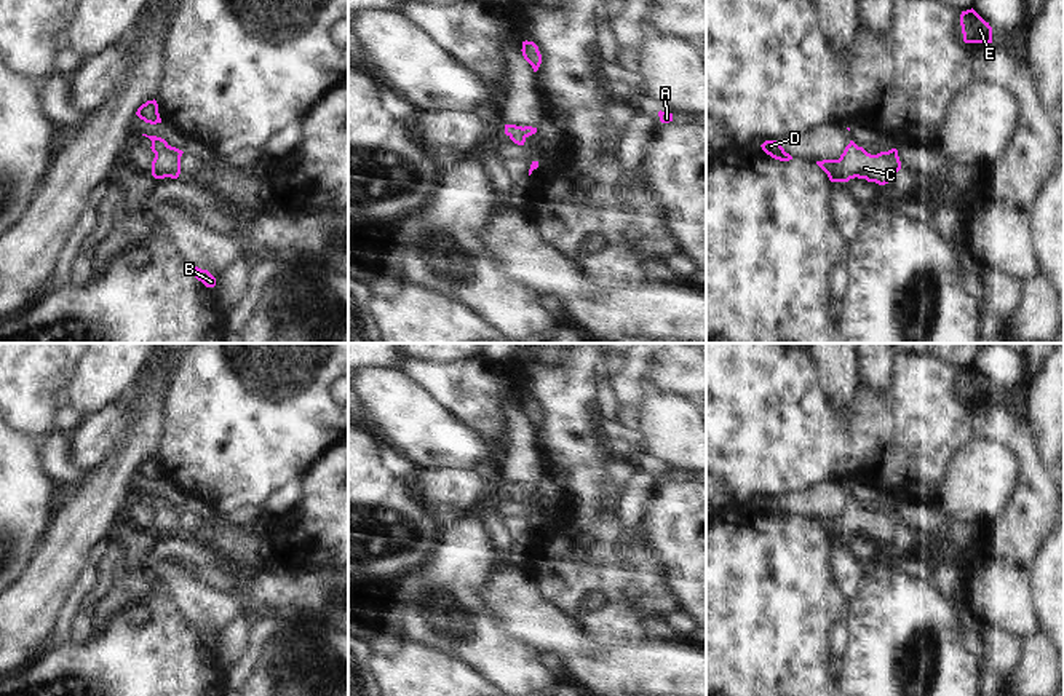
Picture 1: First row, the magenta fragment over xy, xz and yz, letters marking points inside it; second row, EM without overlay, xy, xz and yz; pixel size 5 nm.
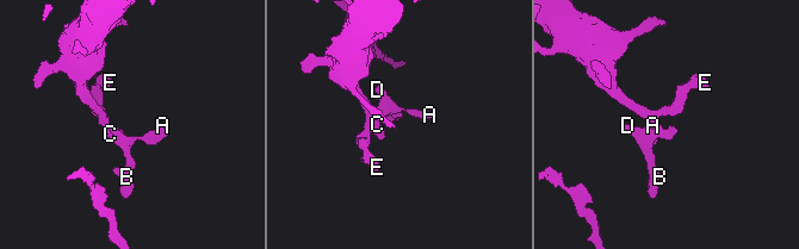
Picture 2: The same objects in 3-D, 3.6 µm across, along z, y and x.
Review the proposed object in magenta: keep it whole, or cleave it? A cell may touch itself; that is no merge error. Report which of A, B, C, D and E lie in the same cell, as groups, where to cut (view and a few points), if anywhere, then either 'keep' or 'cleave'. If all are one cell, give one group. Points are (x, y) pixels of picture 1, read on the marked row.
A B C D E; no cut; keep

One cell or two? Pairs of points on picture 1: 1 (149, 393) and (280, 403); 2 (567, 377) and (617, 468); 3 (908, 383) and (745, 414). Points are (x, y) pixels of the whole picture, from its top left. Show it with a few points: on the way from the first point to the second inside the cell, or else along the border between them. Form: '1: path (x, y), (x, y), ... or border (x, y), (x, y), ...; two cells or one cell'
1: border (178, 359), (165, 398), (162, 431); two cells
2: path (567, 401), (567, 422), (593, 450); one cell
3: path (869, 425), (860, 434), (786, 434); one cell

